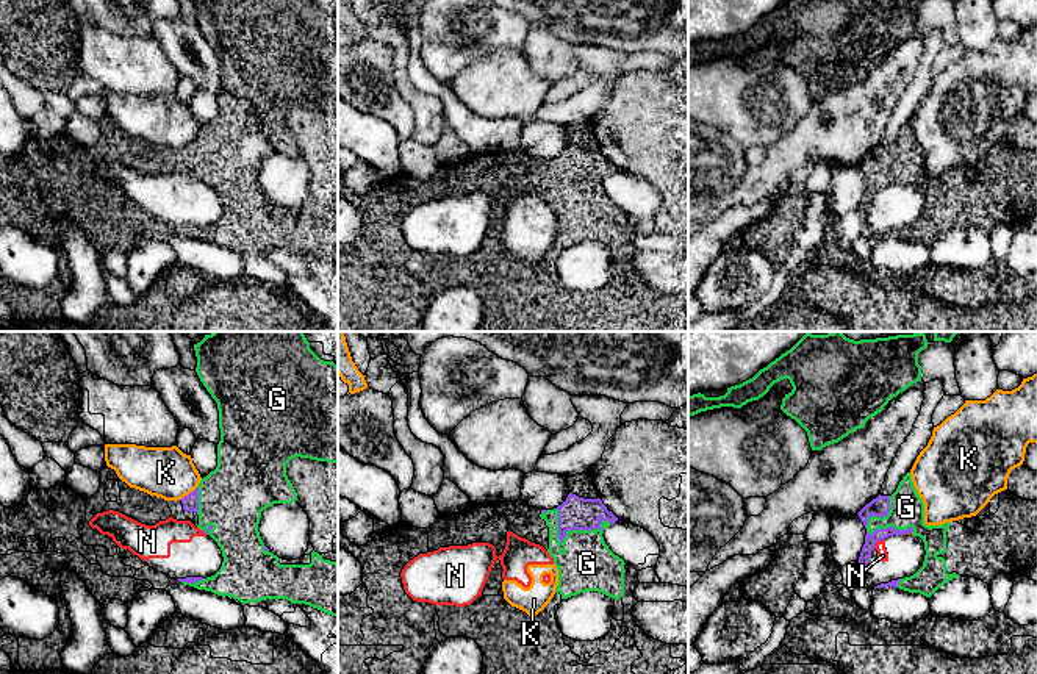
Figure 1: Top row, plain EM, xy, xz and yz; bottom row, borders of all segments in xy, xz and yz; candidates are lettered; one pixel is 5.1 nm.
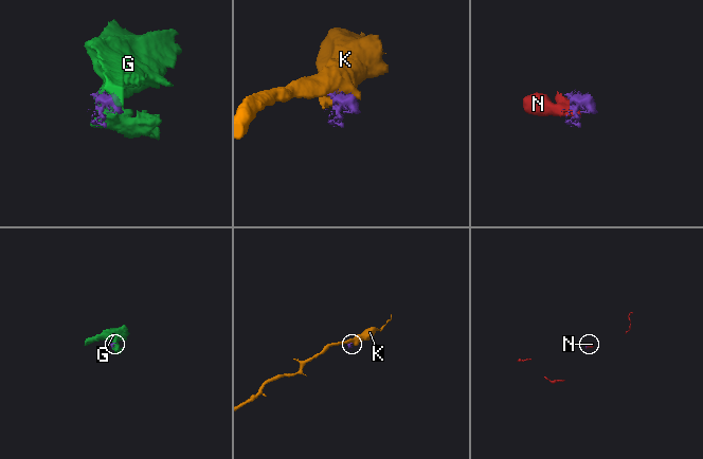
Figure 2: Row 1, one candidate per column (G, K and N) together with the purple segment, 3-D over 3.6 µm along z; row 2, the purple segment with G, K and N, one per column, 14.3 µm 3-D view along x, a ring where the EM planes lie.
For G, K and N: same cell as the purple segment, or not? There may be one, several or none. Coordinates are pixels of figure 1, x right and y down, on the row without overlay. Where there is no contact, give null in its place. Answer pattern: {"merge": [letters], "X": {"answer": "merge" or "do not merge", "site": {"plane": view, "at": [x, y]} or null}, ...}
{"merge": ["G"], "G": {"answer": "merge", "site": {"plane": "xz", "at": [568, 179]}}, "K": {"answer": "do not merge", "site": {"plane": "xy", "at": [188, 144]}}, "N": {"answer": "do not merge", "site": {"plane": "yz", "at": [878, 190]}}}

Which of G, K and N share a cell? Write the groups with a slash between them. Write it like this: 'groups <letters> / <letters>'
groups G / K N

